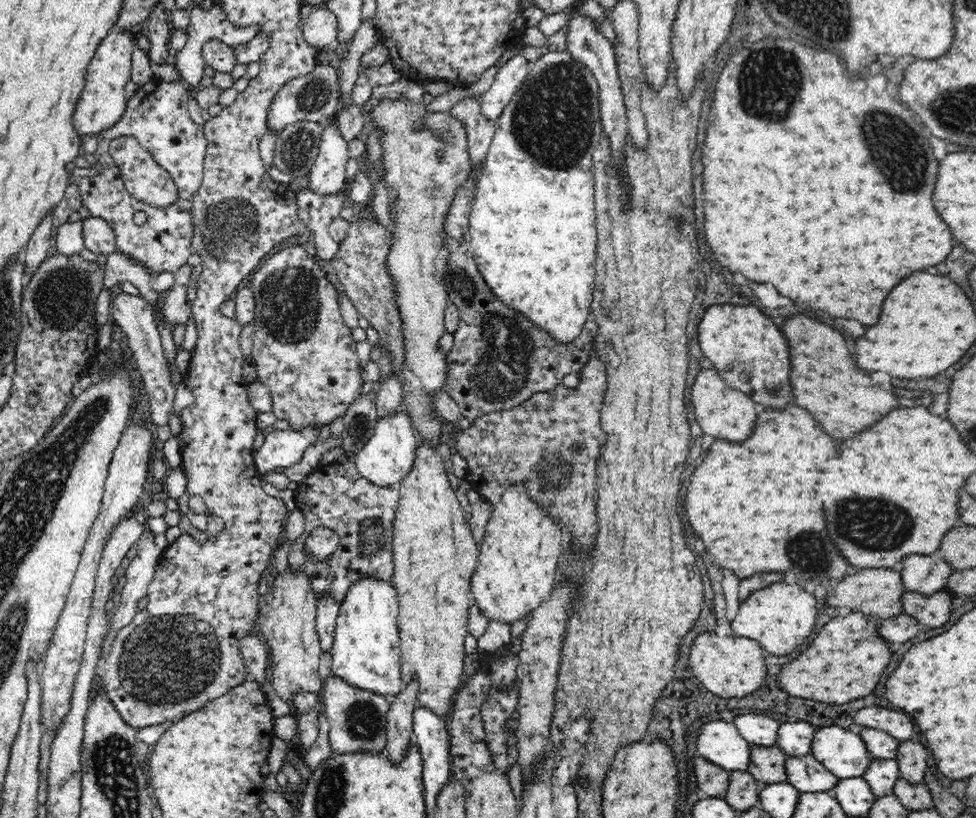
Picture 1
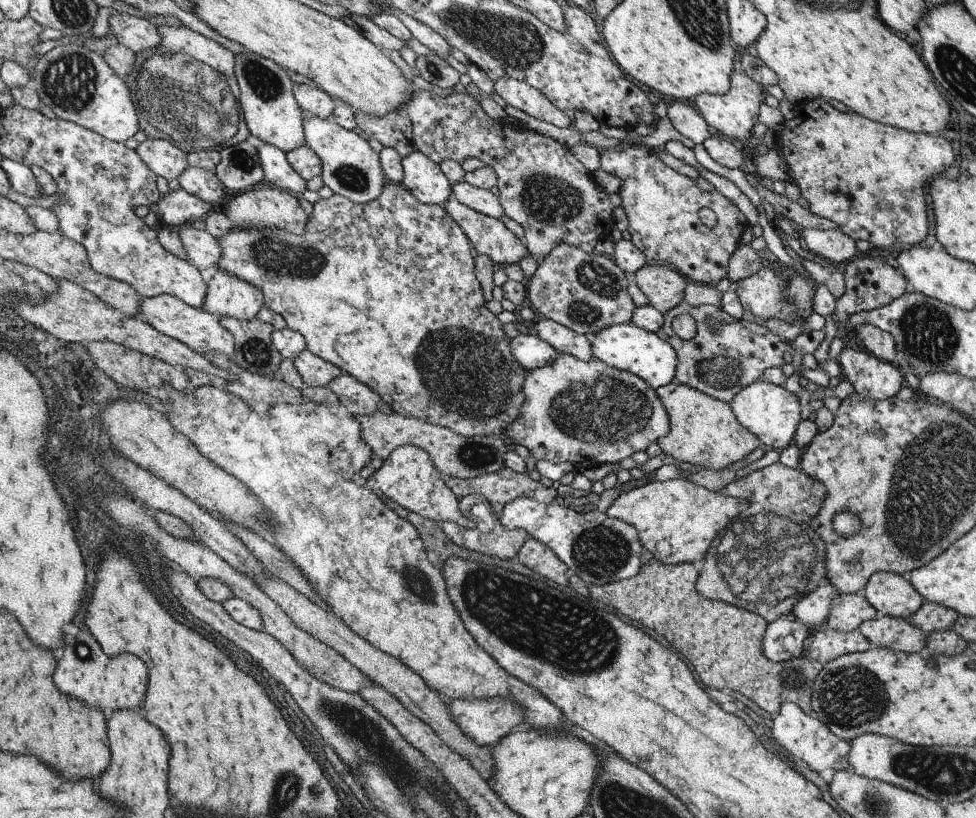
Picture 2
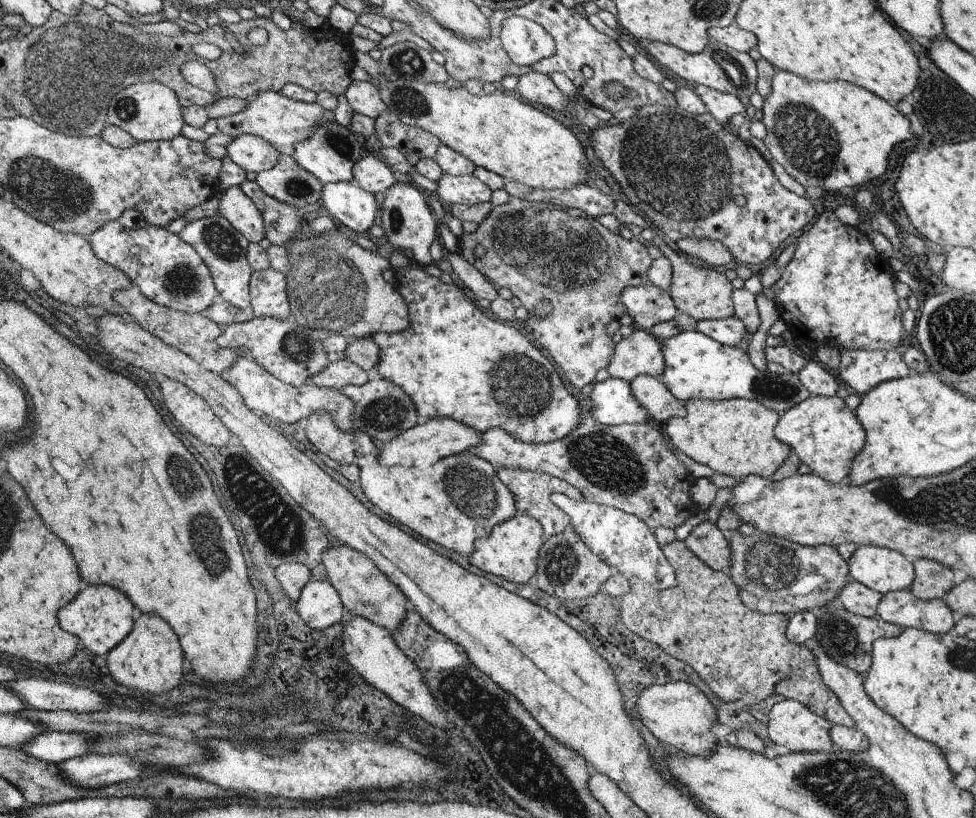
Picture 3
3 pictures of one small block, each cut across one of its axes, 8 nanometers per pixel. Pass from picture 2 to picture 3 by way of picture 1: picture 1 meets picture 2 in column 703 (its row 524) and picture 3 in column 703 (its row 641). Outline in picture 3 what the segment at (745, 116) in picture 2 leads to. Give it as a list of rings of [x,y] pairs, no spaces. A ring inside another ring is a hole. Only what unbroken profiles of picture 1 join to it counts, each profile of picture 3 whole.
[[[650,41],[645,44],[647,47],[646,53],[652,56],[660,66],[664,66],[666,72],[670,70],[670,73],[673,72],[675,77],[680,76],[686,82],[708,86],[714,88],[714,90],[730,93],[739,98],[750,96],[757,92],[757,62],[747,52],[738,52],[736,49],[731,49],[729,46],[715,41],[711,41],[702,52],[696,54],[690,54],[667,43]]]

